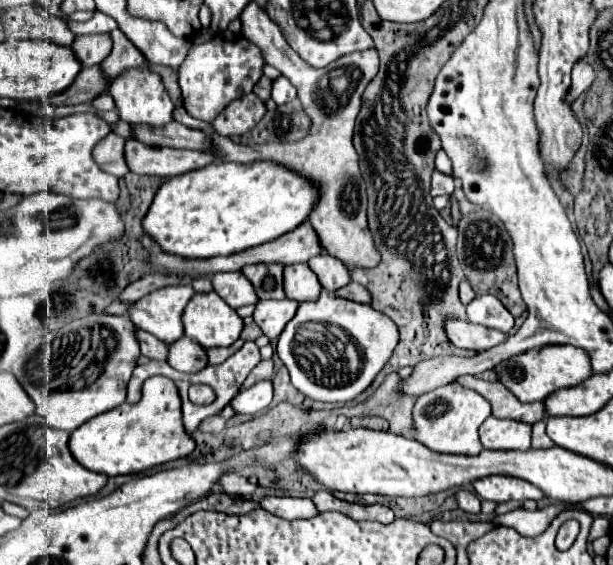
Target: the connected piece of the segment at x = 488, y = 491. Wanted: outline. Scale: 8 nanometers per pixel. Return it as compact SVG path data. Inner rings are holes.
M489 475L473 483L475 493L481 499L503 503L503 501L527 501L527 499L541 499L543 493L533 487L531 483L515 477L503 477L503 475Z

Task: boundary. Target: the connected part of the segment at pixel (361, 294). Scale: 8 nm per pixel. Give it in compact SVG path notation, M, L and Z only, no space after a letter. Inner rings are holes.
M351 281L347 287L339 289L335 295L345 297L345 299L353 299L353 301L357 301L357 303L369 303L369 301L371 301L369 291L367 291L365 287L361 287L359 283L353 283L353 281Z

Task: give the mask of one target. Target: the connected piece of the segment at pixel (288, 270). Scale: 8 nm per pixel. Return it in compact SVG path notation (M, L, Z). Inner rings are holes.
M307 263L287 265L283 271L283 277L285 277L287 299L295 299L299 303L315 301L323 291L317 275L311 271L311 267Z

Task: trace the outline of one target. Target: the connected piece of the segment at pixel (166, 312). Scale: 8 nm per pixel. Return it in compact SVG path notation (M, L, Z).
M191 285L163 287L135 301L127 315L139 329L153 333L165 343L175 343L183 335L183 307L193 295L195 289Z

